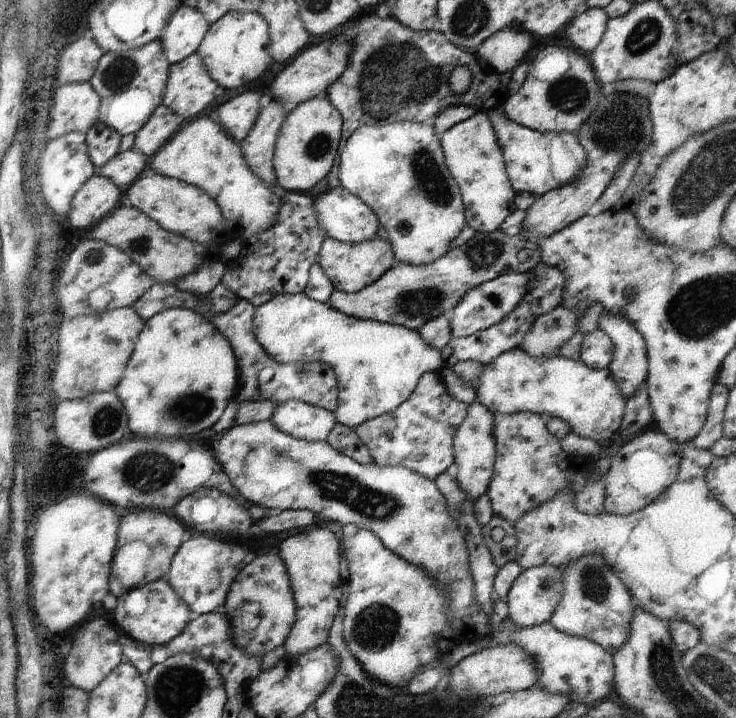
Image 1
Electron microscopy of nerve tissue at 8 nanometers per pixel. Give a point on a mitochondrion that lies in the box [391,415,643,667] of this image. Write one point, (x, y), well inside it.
(595, 586)

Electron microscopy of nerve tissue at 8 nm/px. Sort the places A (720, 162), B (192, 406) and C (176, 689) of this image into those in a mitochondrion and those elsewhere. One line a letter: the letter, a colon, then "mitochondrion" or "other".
A: mitochondrion
B: mitochondrion
C: mitochondrion

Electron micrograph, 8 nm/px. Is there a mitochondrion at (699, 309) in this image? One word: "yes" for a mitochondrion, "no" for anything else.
yes

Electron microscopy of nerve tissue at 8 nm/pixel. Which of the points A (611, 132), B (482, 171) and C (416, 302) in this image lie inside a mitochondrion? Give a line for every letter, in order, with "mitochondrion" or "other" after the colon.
A: mitochondrion
B: other
C: mitochondrion

